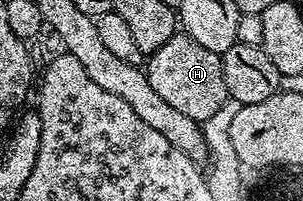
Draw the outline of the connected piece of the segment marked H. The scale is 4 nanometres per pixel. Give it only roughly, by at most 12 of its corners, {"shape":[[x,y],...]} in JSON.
{"shape":[[176,33],[146,59],[153,92],[187,117],[229,97],[222,57]]}

